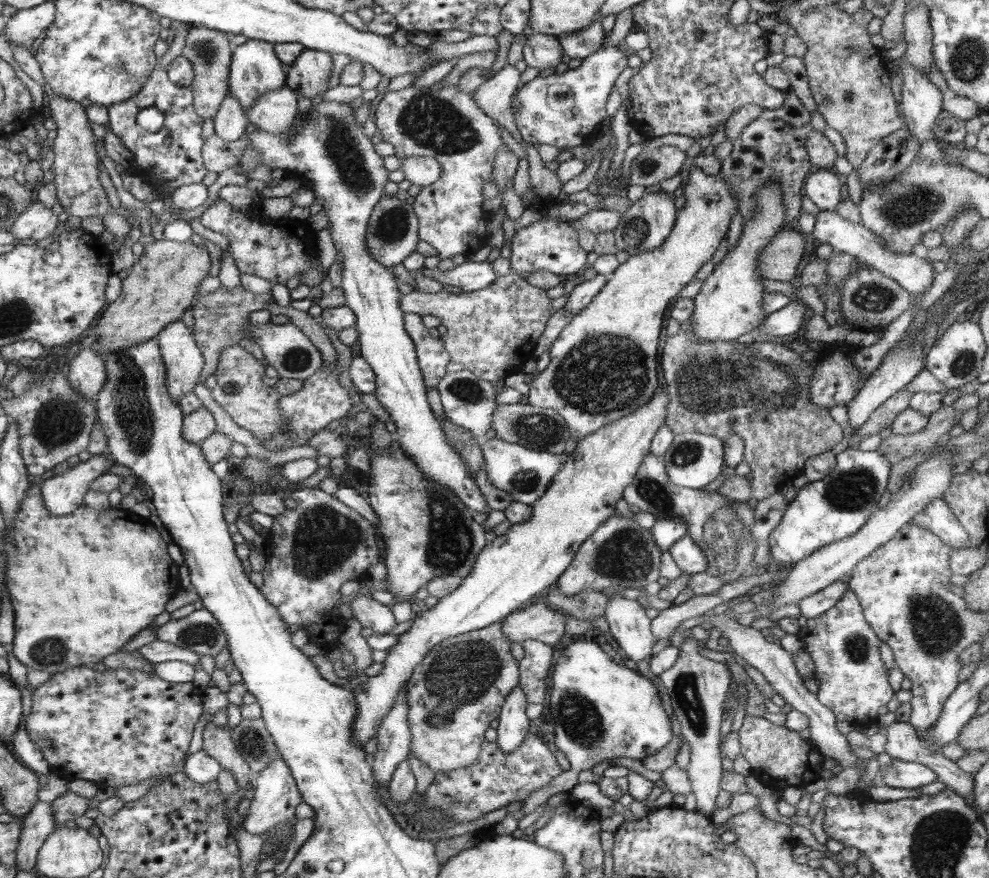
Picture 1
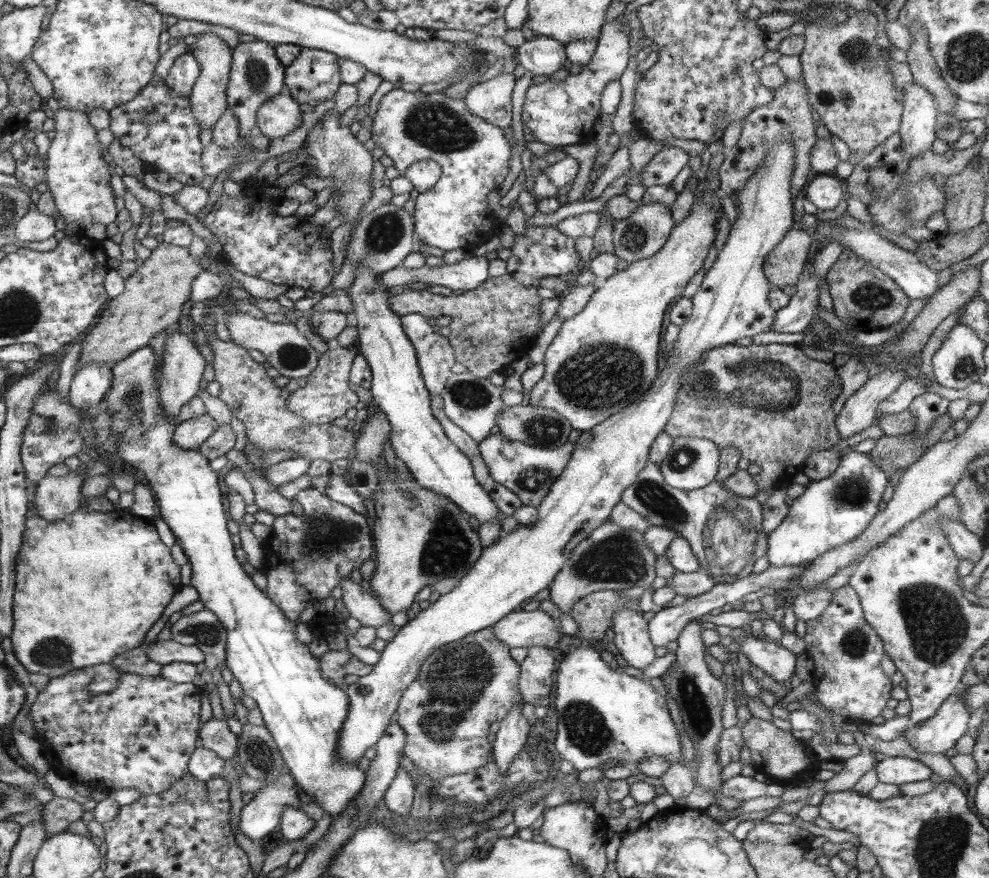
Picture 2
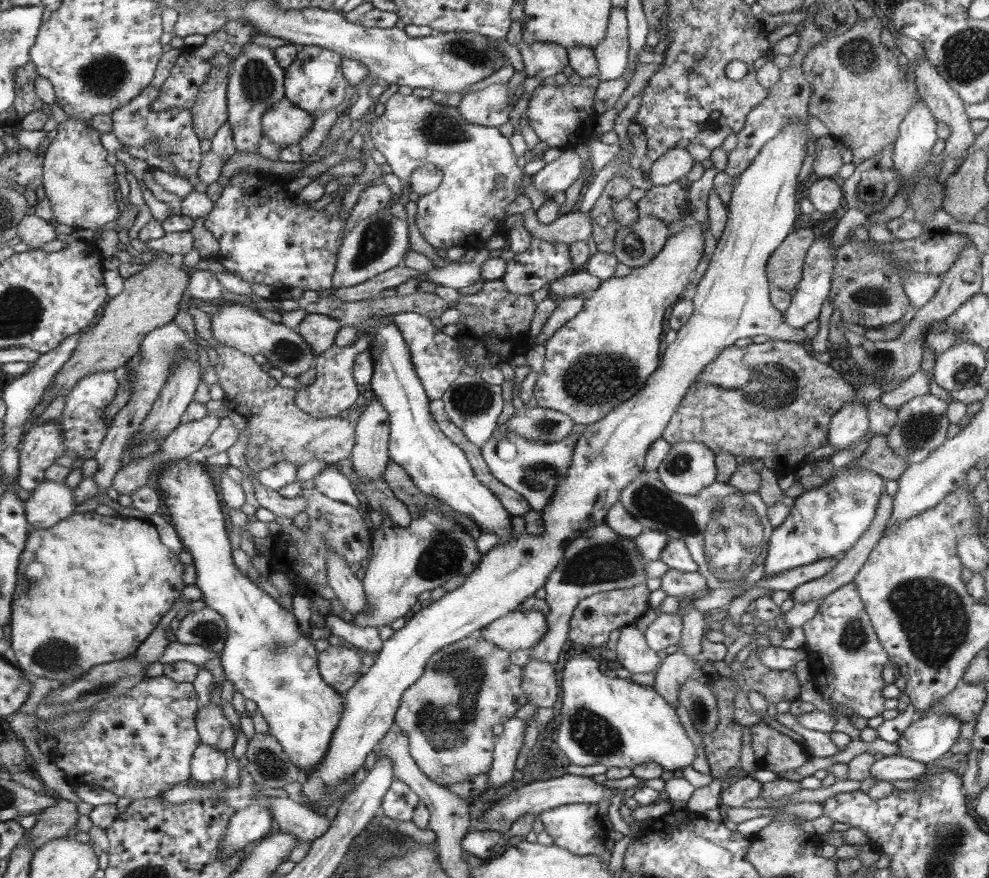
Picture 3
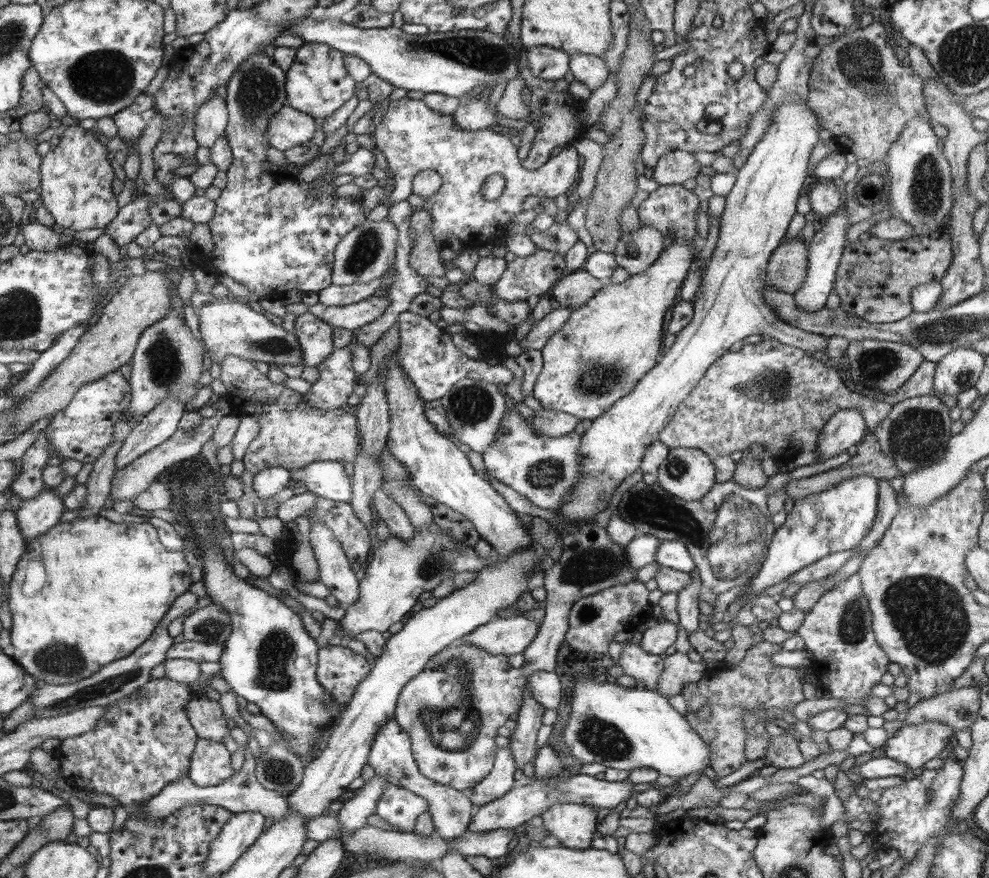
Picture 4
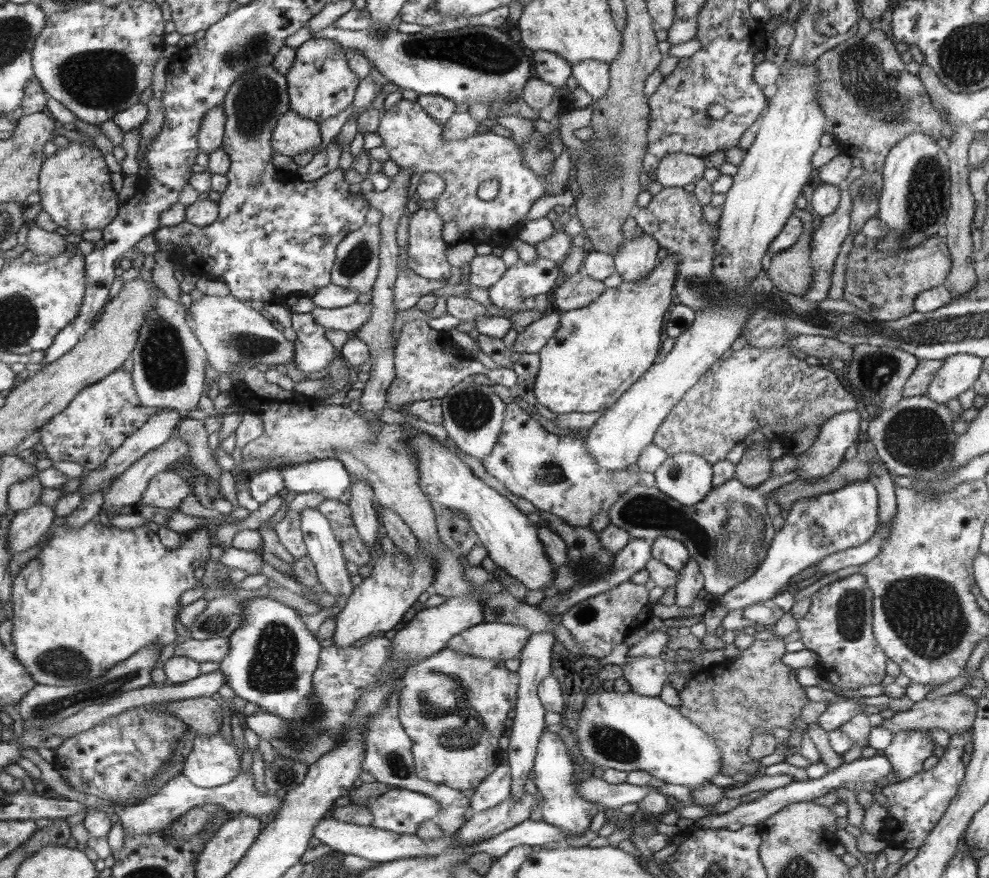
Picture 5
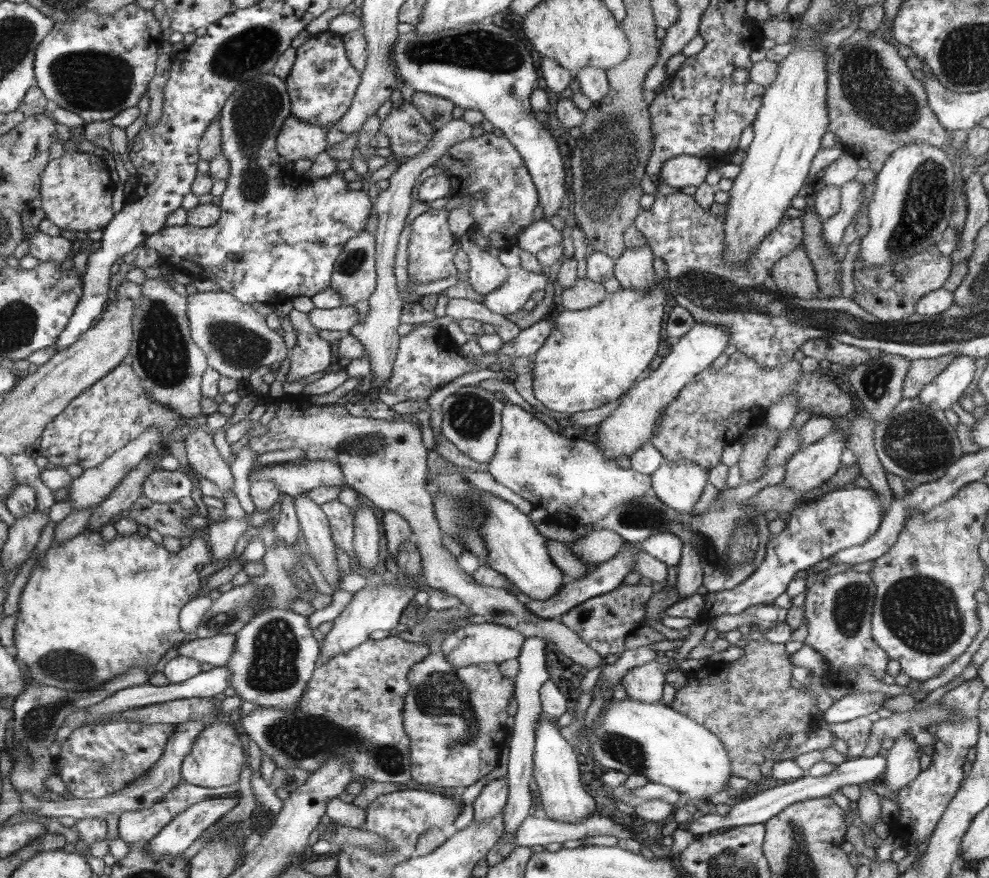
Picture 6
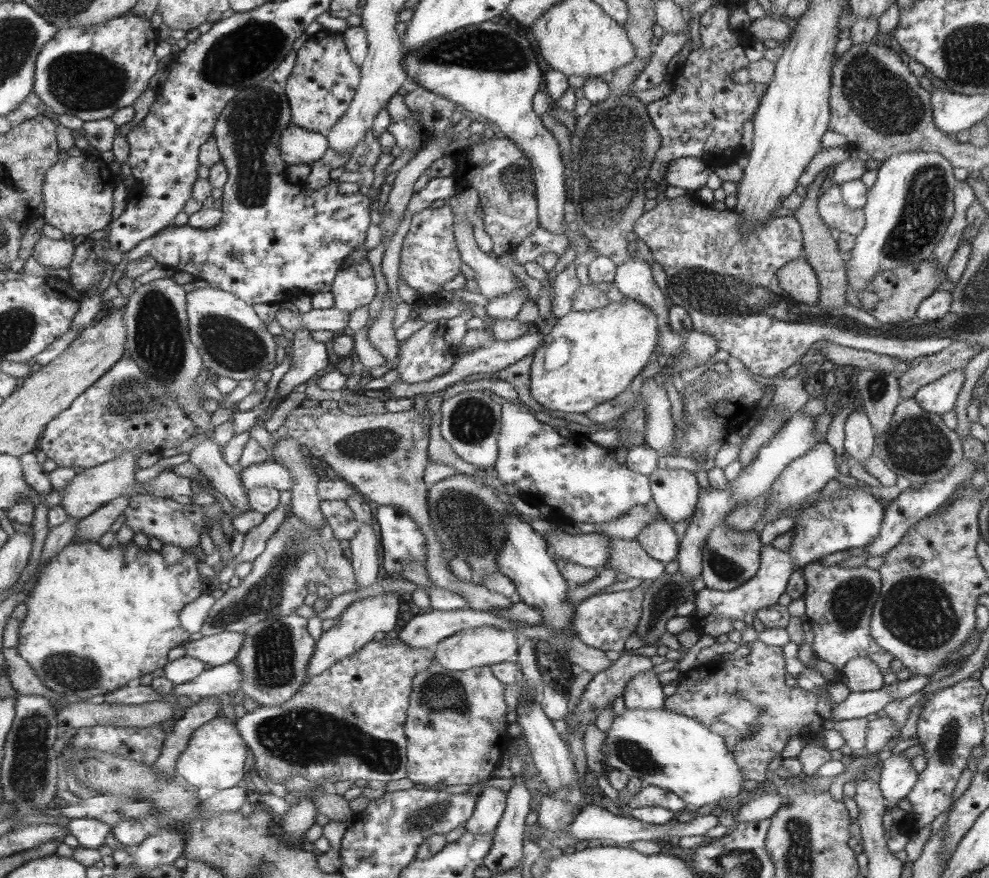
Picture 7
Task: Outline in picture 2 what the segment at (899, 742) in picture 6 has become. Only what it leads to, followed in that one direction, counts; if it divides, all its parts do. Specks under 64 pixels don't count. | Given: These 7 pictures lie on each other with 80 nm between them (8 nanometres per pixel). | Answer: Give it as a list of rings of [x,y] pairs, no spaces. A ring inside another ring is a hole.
[[[959,688],[957,692],[949,697],[949,700],[937,710],[937,713],[920,724],[910,724],[905,732],[908,744],[918,752],[929,752],[930,754],[942,754],[956,746],[964,734],[970,733],[967,724],[970,712],[963,701],[963,692],[968,688]]]

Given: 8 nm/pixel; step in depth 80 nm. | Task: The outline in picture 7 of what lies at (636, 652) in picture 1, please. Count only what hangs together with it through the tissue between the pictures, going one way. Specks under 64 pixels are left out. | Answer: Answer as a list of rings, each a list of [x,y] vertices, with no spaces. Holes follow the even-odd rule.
[[[651,670],[632,677],[625,684],[622,694],[625,708],[660,710],[663,708],[667,697],[662,689],[658,675]]]

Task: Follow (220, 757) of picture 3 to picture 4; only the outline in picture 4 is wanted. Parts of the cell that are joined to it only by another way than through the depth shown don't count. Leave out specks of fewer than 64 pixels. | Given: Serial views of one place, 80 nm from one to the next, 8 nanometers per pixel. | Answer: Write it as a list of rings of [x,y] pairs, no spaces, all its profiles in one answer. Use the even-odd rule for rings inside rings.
[[[199,738],[188,776],[198,786],[218,786],[232,776],[230,764],[230,752],[222,741]]]

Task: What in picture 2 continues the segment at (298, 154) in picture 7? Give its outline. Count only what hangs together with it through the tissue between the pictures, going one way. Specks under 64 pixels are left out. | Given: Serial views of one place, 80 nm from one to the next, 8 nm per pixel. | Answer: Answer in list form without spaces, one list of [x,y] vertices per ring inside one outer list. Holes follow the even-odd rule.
[[[286,91],[265,102],[257,113],[257,126],[269,139],[284,138],[302,124],[302,110]]]

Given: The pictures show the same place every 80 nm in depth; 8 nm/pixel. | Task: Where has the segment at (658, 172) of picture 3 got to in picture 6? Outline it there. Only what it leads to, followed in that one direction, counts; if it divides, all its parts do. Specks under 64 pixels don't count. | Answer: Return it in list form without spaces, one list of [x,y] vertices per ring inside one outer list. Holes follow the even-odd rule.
[[[676,156],[664,162],[661,166],[658,182],[666,183],[674,188],[685,186],[700,186],[706,180],[706,174],[712,168],[710,161],[696,156]]]

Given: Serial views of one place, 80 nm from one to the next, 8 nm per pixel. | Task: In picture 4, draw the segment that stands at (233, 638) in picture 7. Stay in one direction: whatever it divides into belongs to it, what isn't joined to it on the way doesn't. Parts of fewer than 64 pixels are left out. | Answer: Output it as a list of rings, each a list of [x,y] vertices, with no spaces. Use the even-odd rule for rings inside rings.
[[[183,640],[180,643],[174,643],[167,652],[167,658],[181,658],[191,660],[197,663],[201,662],[219,662],[224,652],[224,643],[215,642],[196,642]]]

